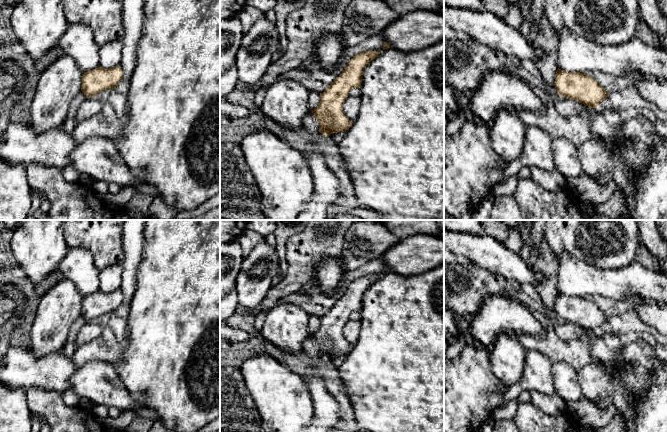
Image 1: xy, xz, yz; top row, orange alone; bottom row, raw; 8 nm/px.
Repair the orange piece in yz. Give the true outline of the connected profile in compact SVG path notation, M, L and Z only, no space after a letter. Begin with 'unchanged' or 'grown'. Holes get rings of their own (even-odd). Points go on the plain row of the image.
unchanged | M558 292L554 310L560 321L576 324L589 332L598 332L599 327L608 321L602 309L585 297Z

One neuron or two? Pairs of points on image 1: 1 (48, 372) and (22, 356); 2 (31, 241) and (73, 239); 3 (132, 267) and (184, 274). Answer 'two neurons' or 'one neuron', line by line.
1: one neuron
2: two neurons
3: two neurons

